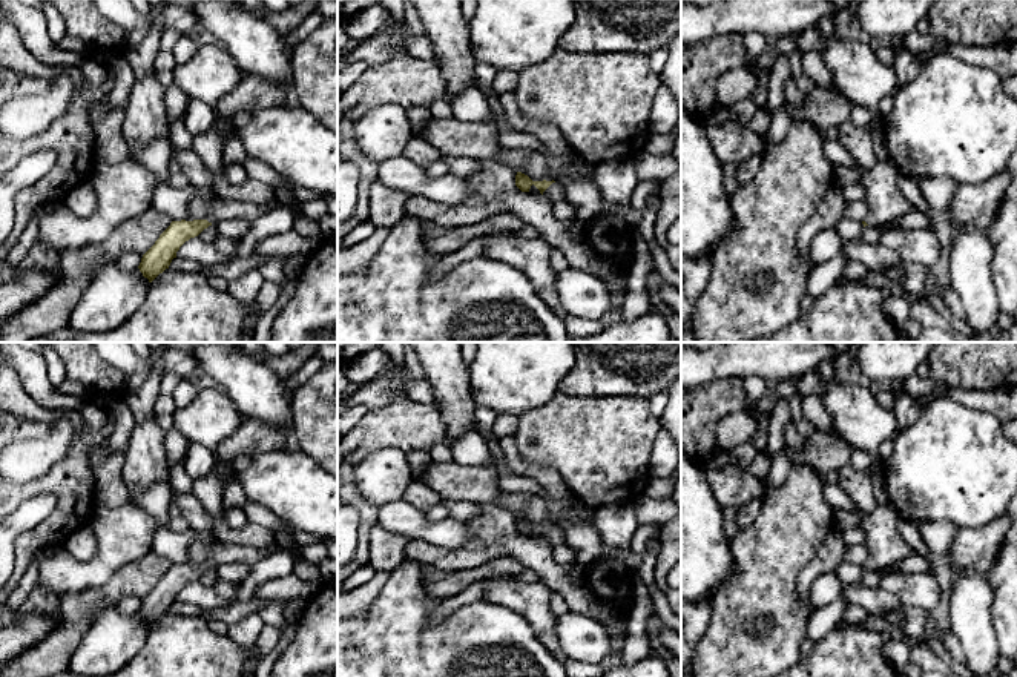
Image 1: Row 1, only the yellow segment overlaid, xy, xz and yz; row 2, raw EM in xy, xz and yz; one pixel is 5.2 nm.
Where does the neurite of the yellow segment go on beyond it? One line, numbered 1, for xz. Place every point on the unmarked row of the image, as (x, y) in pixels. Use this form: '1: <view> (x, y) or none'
1: xz (556, 538)

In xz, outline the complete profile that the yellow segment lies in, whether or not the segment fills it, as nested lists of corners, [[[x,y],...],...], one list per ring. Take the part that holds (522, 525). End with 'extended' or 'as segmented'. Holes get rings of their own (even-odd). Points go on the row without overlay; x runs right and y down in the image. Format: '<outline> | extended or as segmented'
[[[517,516],[515,530],[522,536],[529,536],[532,528],[551,545],[552,550],[566,543],[564,531],[560,527],[554,523],[532,525],[528,519]]] | extended

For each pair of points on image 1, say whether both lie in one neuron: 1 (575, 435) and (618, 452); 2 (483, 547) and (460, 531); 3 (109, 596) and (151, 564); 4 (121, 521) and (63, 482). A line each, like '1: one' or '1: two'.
1: one
2: two
3: one
4: two

